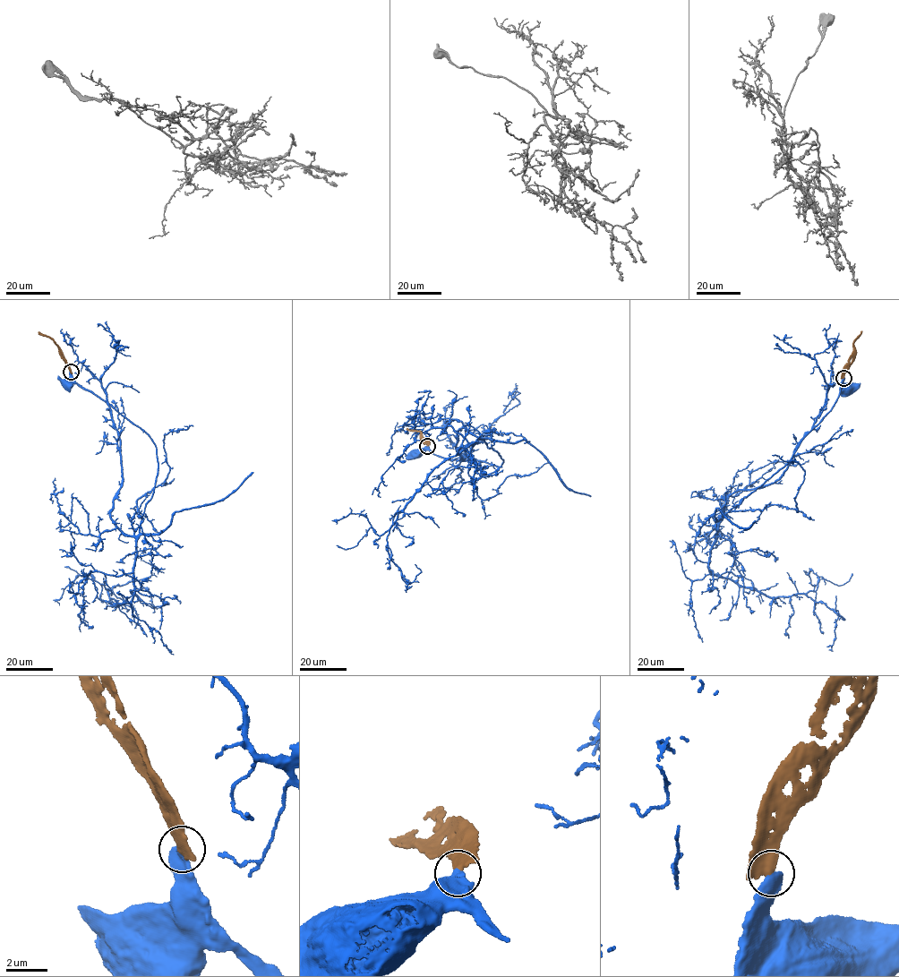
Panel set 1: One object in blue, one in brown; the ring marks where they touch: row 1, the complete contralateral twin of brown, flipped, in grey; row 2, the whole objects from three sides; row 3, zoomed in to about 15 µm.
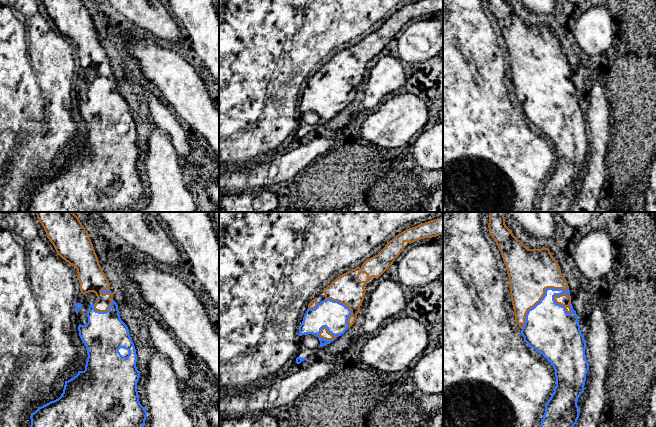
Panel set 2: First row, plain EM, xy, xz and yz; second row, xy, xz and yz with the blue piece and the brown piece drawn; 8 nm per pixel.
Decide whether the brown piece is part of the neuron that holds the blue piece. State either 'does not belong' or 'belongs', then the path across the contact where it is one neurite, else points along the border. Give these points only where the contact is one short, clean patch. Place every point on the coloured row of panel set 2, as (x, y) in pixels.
does not belong

